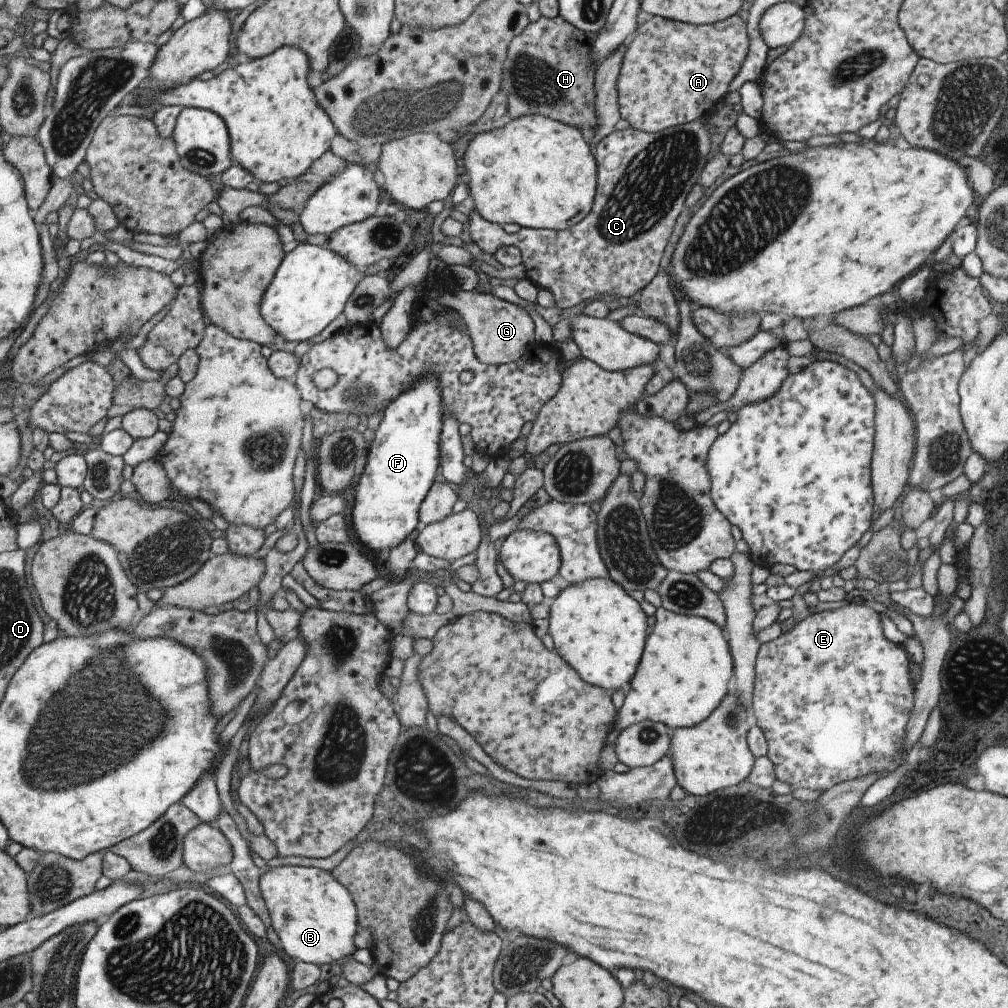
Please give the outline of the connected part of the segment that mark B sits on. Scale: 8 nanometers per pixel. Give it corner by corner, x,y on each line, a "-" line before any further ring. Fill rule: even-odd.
303,866
269,868
260,874
258,886
271,926
289,958
318,966
343,961
357,950
353,944
359,931
356,907
329,871

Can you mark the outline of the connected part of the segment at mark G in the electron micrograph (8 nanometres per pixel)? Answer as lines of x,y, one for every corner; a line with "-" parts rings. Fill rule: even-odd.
451,290
436,295
433,300
452,309
462,320
465,334
472,343
475,359
485,365
498,366
517,361
534,344
534,325
523,308
483,292

